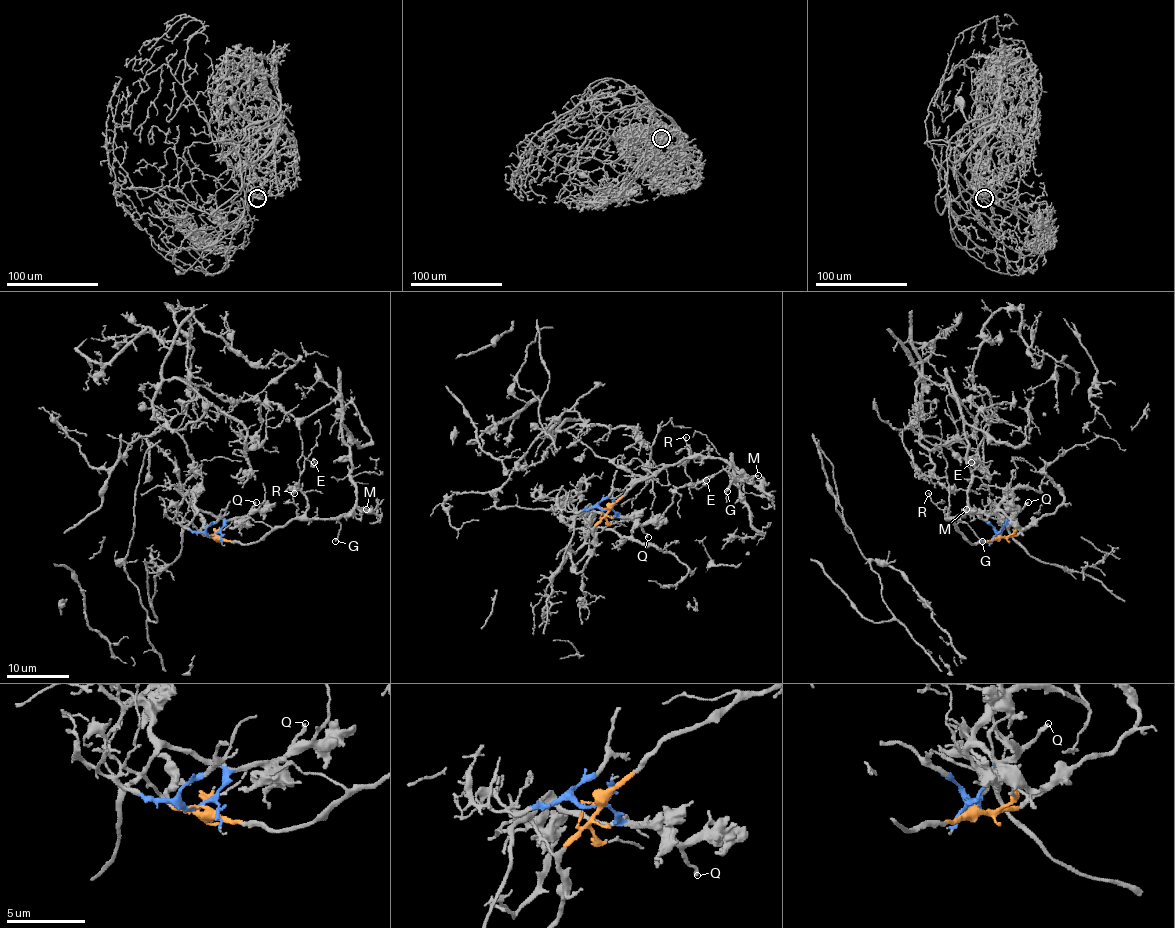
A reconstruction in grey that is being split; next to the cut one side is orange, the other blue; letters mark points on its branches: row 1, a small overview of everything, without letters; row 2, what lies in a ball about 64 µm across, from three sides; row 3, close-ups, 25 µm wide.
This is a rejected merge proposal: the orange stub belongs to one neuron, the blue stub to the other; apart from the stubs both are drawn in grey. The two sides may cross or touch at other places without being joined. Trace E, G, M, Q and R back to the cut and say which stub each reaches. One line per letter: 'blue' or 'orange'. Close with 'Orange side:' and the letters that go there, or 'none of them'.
E: orange
G: orange
M: orange
Q: blue
R: orange
Orange side: E, G, M, R

